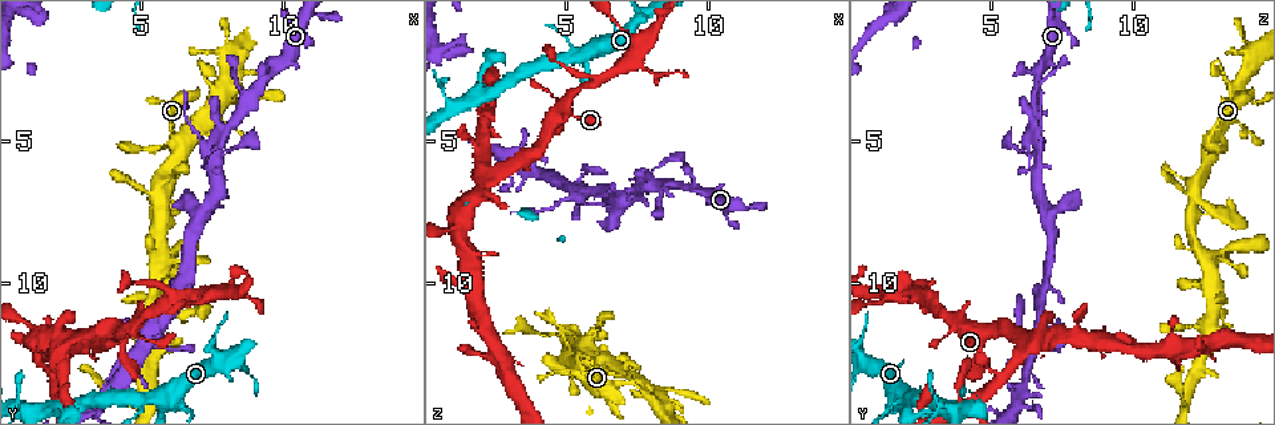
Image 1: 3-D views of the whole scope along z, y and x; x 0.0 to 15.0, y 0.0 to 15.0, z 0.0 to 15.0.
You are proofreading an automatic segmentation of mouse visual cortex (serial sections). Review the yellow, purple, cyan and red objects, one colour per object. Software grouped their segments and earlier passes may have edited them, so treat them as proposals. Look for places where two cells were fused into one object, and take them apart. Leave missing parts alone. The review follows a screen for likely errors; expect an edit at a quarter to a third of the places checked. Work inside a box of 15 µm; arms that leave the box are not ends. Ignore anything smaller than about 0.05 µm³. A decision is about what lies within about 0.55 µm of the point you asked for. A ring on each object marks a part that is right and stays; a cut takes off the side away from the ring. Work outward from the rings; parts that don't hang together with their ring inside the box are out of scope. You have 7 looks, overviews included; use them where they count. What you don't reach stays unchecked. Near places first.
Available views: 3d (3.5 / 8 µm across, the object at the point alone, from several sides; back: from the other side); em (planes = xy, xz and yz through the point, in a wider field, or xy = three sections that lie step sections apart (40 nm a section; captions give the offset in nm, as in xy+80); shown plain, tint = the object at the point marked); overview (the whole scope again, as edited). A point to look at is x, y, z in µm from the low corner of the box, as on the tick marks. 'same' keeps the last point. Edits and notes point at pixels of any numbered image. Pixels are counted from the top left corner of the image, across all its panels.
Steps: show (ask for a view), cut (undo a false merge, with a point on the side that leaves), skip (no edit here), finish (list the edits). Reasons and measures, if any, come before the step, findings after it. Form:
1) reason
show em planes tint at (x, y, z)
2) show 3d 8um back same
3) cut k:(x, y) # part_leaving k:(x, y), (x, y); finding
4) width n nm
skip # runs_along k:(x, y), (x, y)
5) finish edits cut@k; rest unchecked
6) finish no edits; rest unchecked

looks like a crossing
show 3d 3.5um at (7.9, 4.8, 6.3)

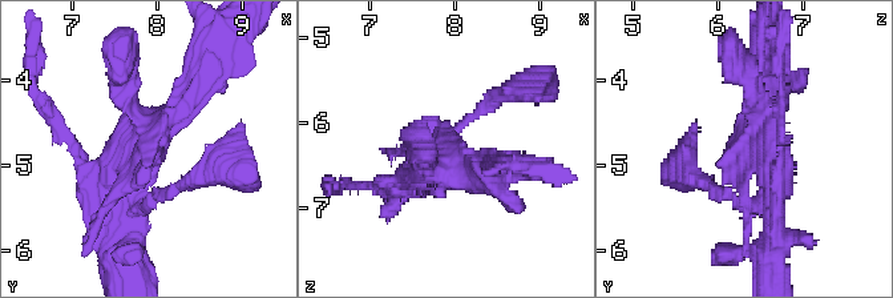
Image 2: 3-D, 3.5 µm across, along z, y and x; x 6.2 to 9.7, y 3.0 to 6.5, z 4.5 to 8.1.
show em xy step 3 tint at (7.90, 4.80, 6.35)

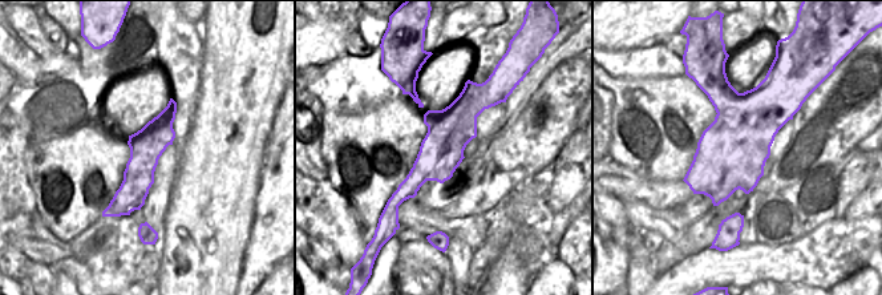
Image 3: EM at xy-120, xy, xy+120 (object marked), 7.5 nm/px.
another direction
show em xy step 1 tint same

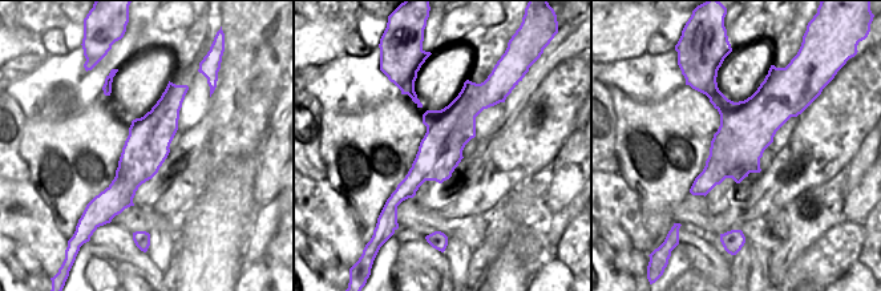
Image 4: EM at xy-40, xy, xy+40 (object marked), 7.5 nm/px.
skip # runs_along 4:(180, 89), (141, 160), (102, 203); continuous, no second cell

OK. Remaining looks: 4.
abrupt turn
show 3d 3.5um back at (6.4, 5.0, 12.6)

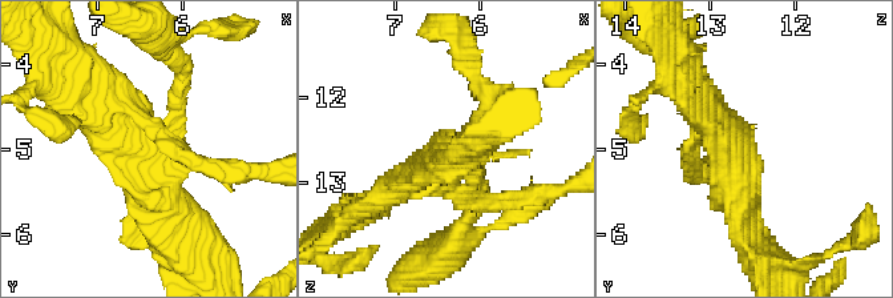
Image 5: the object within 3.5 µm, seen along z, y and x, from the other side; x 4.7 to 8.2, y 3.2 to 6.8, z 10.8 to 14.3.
now the EM
show em planes tint at (6.30, 5.00, 12.70)

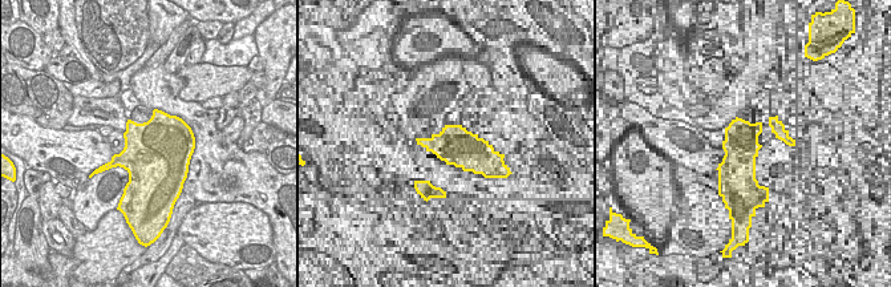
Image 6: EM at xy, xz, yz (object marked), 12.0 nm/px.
skip # continuous, no second cell

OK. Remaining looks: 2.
show 3d 3.5um at (5.2, 14.4, 11.8)

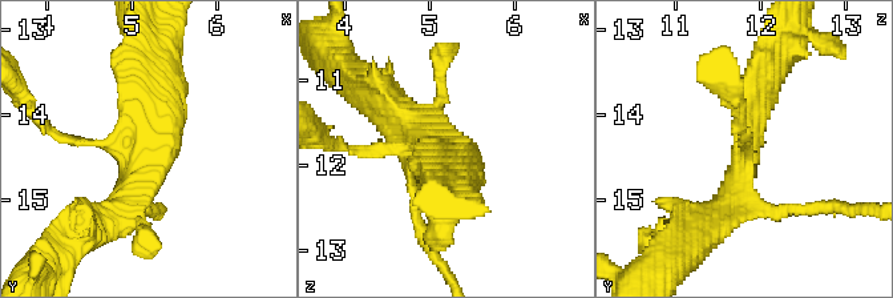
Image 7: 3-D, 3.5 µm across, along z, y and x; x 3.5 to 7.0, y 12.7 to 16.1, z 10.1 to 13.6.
arm_widths 100, 250, 400 nm
skip # runs_along 7:(149, 65), (137, 150), (55, 135); continuous, no second cell

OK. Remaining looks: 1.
finish no edits; rest unchecked

